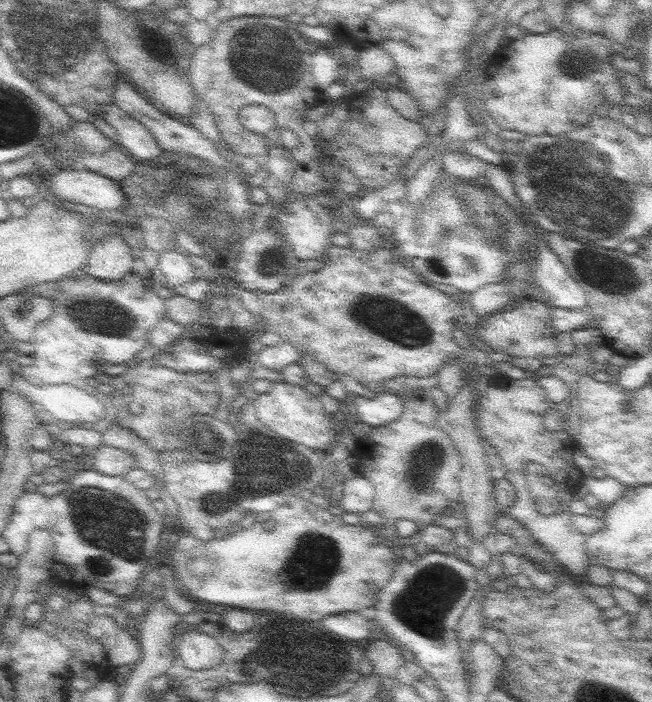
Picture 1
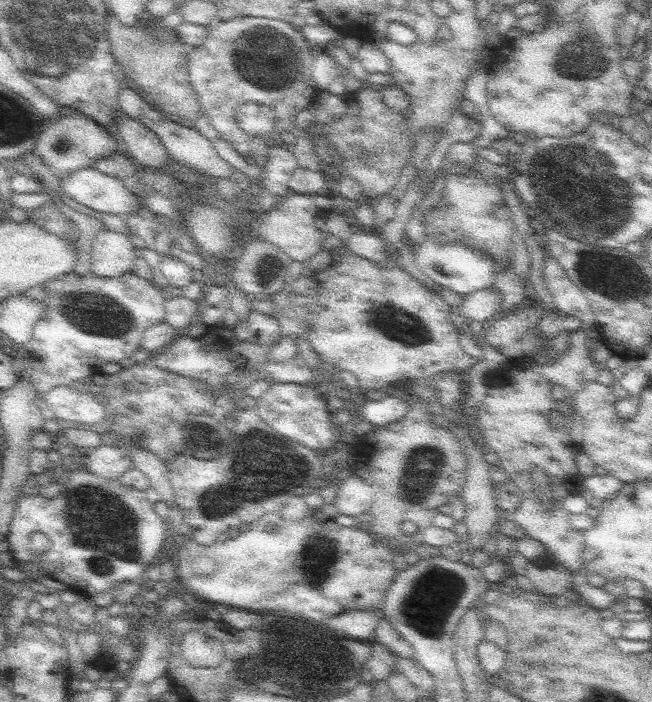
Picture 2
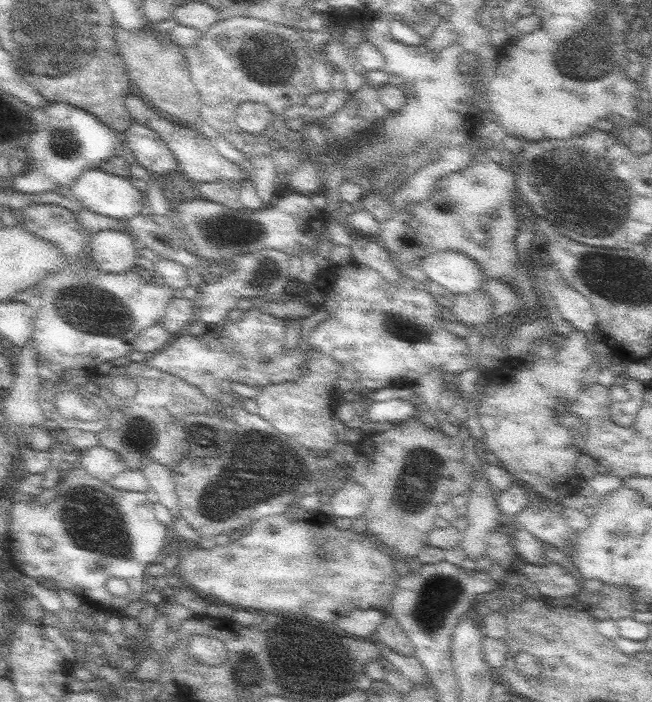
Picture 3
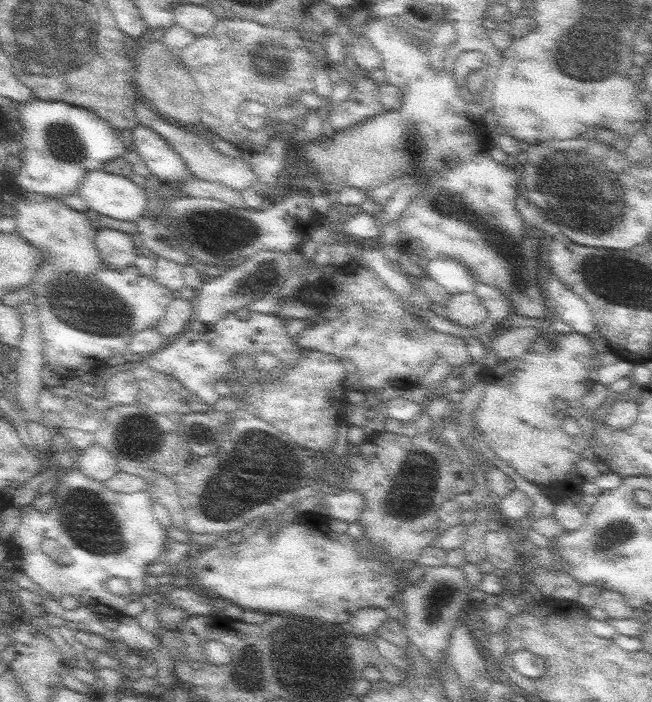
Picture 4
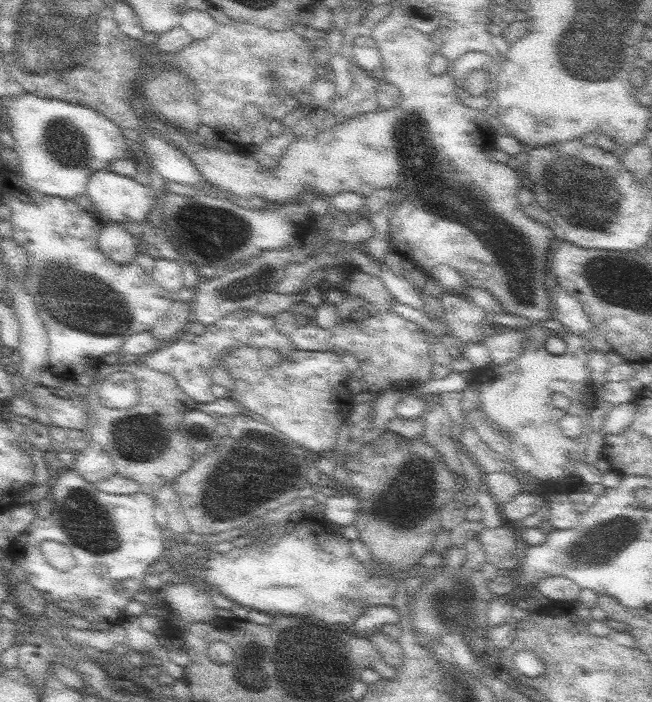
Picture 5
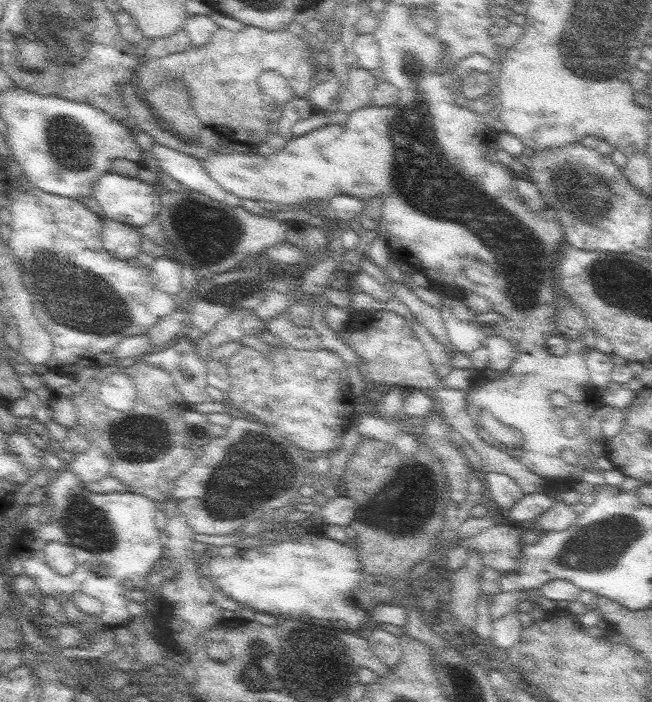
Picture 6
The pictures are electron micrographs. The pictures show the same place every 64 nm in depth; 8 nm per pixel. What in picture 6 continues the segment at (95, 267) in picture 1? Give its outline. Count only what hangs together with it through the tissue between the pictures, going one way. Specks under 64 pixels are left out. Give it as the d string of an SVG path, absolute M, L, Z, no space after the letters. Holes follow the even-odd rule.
M105 220L103 232L101 232L101 242L103 242L103 248L107 250L107 254L111 254L117 260L129 262L139 252L137 234L139 232L133 226L127 226L127 224L115 222L115 220Z

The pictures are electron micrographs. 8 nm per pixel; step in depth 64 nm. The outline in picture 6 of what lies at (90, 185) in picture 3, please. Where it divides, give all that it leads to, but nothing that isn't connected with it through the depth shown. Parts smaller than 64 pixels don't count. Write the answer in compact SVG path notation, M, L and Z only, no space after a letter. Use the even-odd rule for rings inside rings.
M107 170L105 174L101 174L97 178L97 182L91 186L91 196L97 200L99 208L105 214L105 220L115 220L115 222L123 222L127 226L145 226L155 214L159 214L161 210L161 192L151 186L145 184L137 178L129 178L129 176L121 176L121 174L113 174L111 170Z

